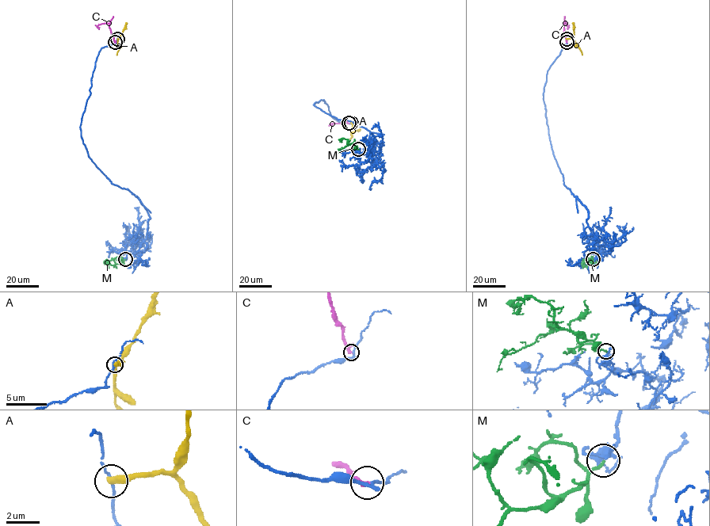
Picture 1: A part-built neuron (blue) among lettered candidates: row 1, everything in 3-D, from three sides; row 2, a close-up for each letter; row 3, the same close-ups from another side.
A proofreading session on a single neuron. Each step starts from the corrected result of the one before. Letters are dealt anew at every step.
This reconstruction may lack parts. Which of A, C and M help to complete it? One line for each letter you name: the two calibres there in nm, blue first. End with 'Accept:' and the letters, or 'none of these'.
M: Thickness 240 nm (blue) against 110 nm
Accept: M

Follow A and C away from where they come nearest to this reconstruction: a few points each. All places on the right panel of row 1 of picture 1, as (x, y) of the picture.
A: (566, 39), (572, 38), (582, 55)
C: (566, 43), (563, 26), (566, 23), (568, 27), (569, 24)

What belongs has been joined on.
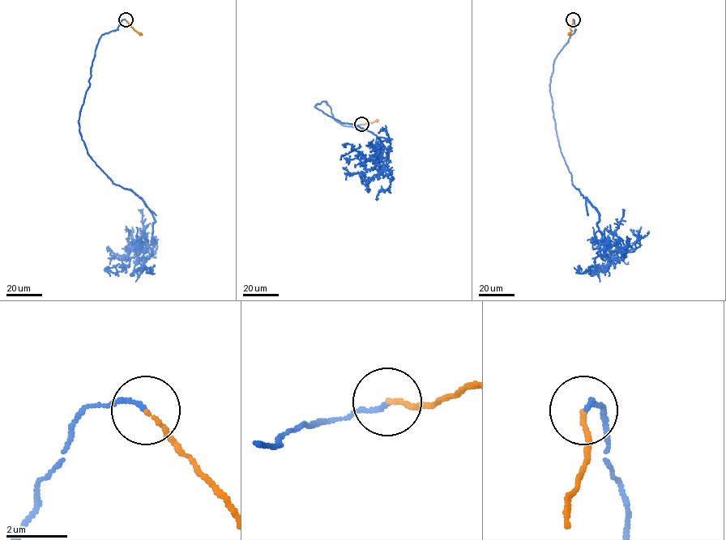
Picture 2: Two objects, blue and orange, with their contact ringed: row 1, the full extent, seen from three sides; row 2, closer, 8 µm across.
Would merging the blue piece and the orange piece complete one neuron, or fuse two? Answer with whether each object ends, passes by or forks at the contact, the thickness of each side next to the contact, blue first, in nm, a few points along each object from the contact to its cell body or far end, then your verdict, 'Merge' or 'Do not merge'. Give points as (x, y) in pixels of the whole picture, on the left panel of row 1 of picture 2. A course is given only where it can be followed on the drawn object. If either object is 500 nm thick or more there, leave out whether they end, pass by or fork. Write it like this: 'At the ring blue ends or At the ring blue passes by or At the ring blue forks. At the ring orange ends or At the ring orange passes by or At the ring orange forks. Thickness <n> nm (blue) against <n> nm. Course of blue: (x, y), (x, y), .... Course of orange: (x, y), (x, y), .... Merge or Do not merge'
At the ring blue ends. At the ring orange ends. Thickness 140 nm (blue) against 110 nm. Course of blue: (125, 19), (98, 43), (79, 133), (91, 159), (141, 197), (155, 220), (151, 243), (125, 270), (105, 267). Course of orange: (125, 19), (142, 35). Merge

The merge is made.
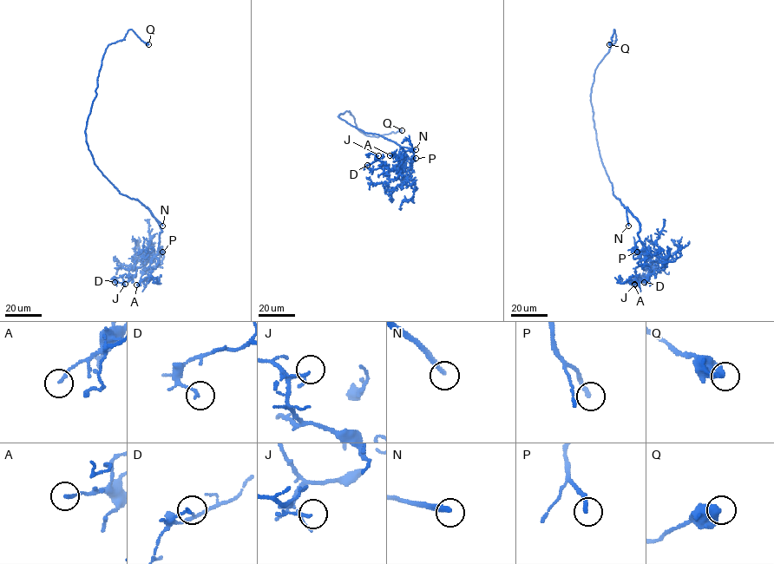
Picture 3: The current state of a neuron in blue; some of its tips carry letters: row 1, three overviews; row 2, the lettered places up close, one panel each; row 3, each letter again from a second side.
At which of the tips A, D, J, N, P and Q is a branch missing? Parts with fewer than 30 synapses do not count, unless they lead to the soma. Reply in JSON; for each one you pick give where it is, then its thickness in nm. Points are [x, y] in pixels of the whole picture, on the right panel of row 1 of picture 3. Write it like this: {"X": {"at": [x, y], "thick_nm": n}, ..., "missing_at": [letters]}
{"A": {"at": [634, 285], "thick_nm": 160}, "N": {"at": [628, 226], "thick_nm": 220}, "P": {"at": [637, 252], "thick_nm": 240}, "missing_at": ["A", "N", "P"]}

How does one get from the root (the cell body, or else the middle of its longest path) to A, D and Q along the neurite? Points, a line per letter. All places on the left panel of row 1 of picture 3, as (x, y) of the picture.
A: (100, 170), (120, 193), (137, 199), (147, 207), (161, 230), (157, 253), (150, 262), (152, 272), (136, 285)
D: (100, 170), (120, 193), (147, 207), (161, 230), (157, 252), (131, 279), (121, 276), (114, 282)
Q: (100, 170), (88, 148), (85, 130), (96, 95), (103, 55), (108, 44), (123, 40), (130, 29), (148, 44)

